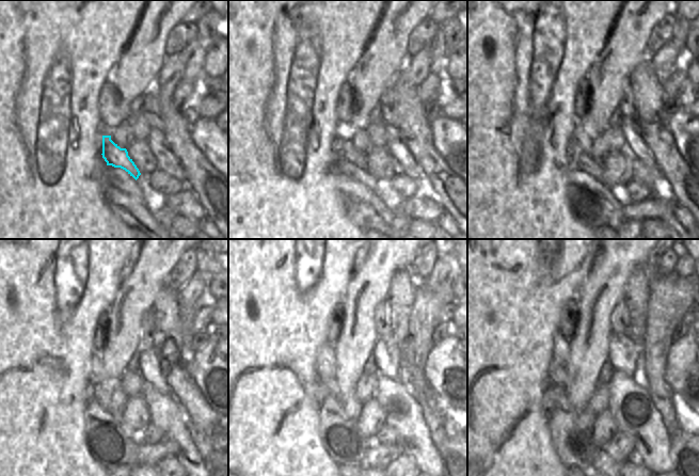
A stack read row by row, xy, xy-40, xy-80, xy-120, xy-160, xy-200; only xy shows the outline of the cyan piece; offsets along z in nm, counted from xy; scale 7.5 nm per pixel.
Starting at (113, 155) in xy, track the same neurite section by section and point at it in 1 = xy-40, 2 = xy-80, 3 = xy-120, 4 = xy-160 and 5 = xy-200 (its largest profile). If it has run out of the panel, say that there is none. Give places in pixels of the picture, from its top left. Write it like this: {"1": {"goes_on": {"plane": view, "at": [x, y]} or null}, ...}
{"1": {"goes_on": {"plane": "xy-40", "at": [349, 152]}}, "2": {"goes_on": {"plane": "xy-80", "at": [580, 136]}}, "3": {"goes_on": {"plane": "xy-120", "at": [97, 375]}}, "4": {"goes_on": {"plane": "xy-160", "at": [326, 363]}}, "5": {"goes_on": {"plane": "xy-200", "at": [560, 347]}}}

